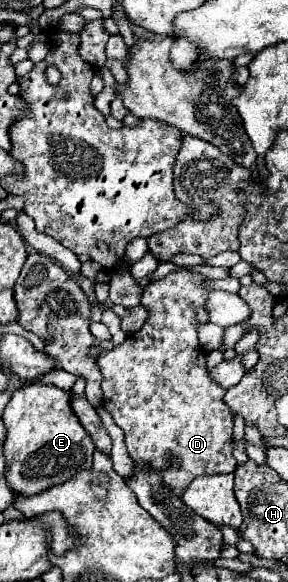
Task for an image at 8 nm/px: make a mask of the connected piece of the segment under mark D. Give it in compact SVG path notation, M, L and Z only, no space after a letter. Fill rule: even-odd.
M187 267L165 275L161 281L151 281L141 297L141 305L149 311L145 325L133 335L127 335L121 345L97 357L103 375L103 407L123 429L131 459L137 465L143 463L159 469L165 485L173 487L177 495L199 475L233 473L237 467L233 457L233 415L223 403L225 389L213 383L203 357L199 357L203 347L197 335L197 309L203 307L211 293L211 289L203 285L205 281L207 277Z

